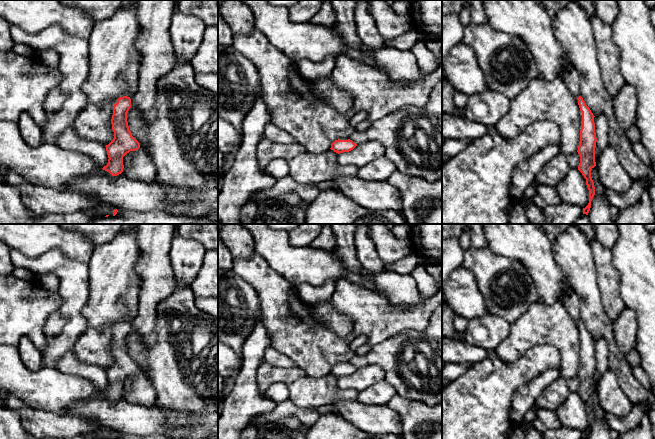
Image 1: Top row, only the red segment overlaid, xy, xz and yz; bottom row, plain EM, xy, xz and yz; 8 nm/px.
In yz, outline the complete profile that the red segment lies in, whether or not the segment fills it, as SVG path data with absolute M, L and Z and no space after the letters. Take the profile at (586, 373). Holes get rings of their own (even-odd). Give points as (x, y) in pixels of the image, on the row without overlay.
M573 289L568 291L568 294L563 302L563 305L570 316L577 322L580 332L580 366L578 370L578 378L580 387L578 394L586 403L586 409L589 414L589 427L583 432L583 438L588 439L591 432L591 425L595 419L594 406L591 401L591 394L596 390L595 372L596 372L596 356L594 339L590 332L580 319L580 301Z

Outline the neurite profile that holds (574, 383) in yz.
M578 376L567 379L567 382L569 384L570 392L578 392L579 387L580 387L580 380Z

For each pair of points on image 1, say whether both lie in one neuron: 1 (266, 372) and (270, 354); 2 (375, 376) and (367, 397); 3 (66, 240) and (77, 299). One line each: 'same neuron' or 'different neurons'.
1: different neurons
2: different neurons
3: different neurons

